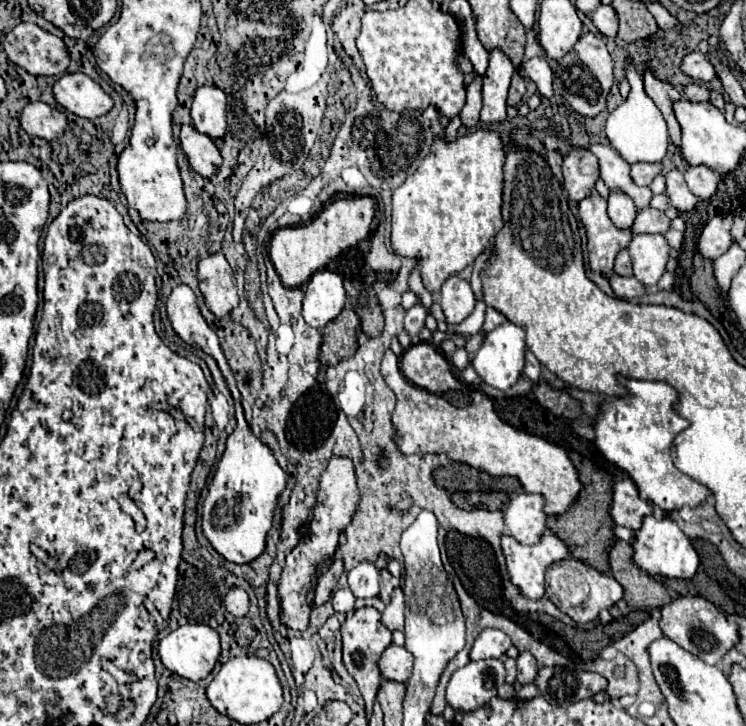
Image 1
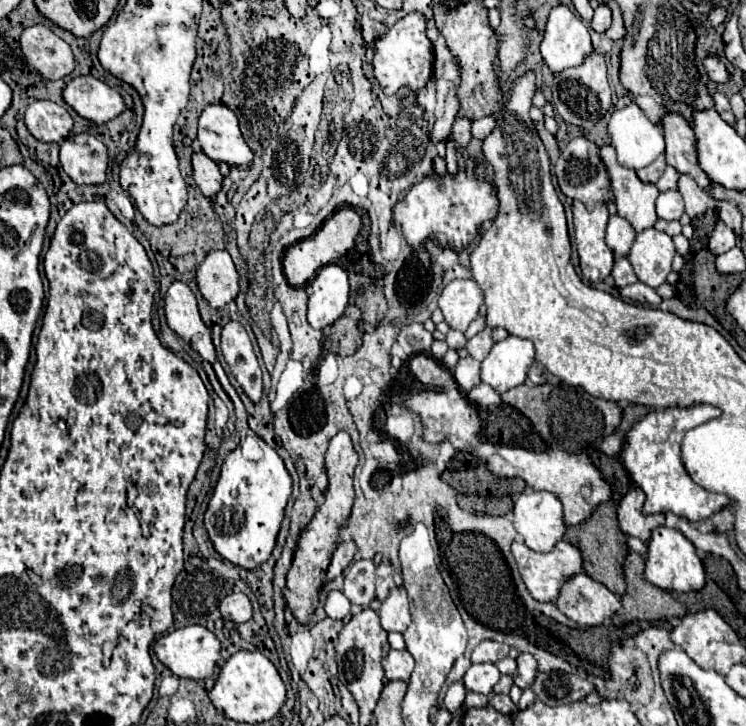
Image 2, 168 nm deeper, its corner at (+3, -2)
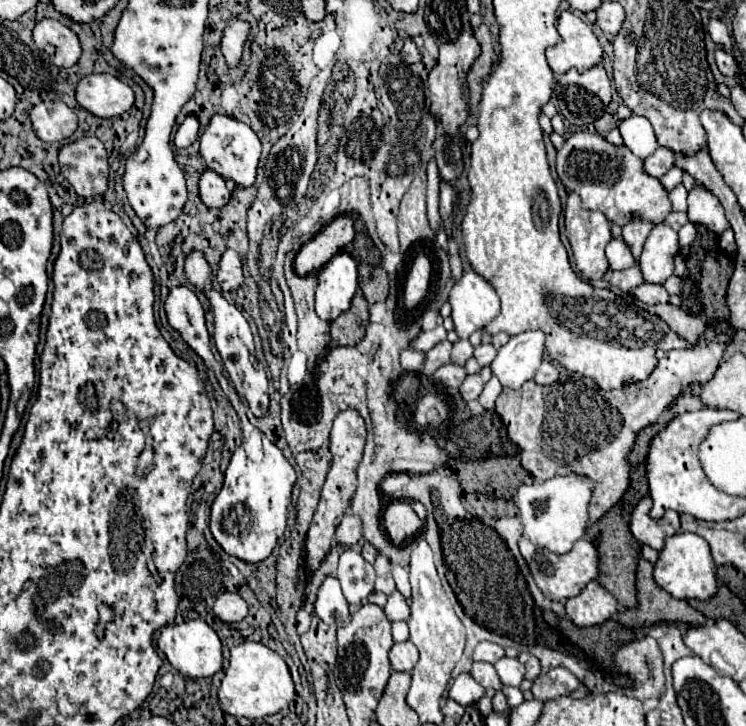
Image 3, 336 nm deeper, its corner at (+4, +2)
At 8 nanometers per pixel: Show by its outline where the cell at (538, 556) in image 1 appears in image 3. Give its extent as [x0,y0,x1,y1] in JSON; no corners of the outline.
[518,536,600,600]

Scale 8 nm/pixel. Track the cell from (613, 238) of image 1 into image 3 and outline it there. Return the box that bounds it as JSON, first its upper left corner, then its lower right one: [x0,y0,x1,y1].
[564,192,612,280]

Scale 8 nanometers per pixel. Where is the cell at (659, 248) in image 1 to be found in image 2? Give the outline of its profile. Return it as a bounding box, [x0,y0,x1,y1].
[627,228,675,288]

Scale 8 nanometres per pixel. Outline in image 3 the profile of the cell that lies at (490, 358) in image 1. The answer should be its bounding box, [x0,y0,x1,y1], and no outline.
[490,330,544,388]

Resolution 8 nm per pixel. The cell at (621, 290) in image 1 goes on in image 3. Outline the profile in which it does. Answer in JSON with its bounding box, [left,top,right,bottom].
[634,282,668,306]

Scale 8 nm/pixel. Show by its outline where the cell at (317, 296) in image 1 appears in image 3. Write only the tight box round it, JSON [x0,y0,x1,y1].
[316,252,358,322]

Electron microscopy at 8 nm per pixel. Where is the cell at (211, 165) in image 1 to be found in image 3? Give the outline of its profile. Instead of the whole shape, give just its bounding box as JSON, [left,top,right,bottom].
[200,170,230,208]

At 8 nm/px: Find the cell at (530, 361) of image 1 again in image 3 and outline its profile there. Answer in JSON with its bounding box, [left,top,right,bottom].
[534,360,560,384]

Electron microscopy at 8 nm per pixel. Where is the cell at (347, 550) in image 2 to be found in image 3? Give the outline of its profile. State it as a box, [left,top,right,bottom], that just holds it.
[336,514,362,546]

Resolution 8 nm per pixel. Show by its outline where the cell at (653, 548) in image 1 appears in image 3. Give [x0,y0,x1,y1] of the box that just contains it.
[654,532,718,600]

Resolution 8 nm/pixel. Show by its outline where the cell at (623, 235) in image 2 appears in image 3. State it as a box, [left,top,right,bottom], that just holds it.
[606,238,634,270]

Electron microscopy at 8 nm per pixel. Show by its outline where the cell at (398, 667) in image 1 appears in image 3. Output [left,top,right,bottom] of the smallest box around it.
[390,640,418,672]

